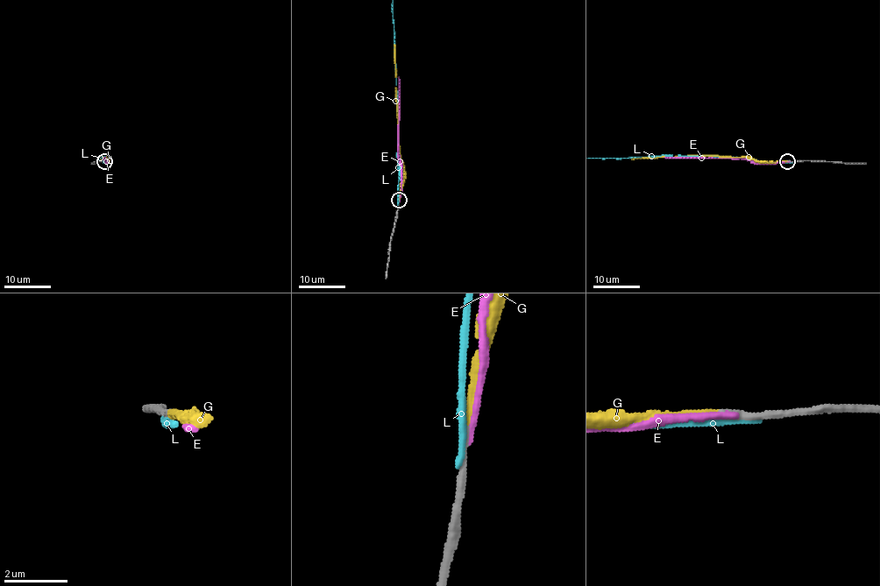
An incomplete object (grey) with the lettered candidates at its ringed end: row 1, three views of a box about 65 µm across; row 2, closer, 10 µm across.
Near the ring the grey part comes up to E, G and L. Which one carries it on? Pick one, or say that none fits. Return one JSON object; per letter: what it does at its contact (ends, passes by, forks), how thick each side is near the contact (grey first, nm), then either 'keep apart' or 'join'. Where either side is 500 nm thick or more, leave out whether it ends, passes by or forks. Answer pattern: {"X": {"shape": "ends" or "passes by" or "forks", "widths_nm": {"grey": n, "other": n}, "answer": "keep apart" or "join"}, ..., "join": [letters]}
{"E": {"shape": "ends", "widths_nm": {"grey": 280, "other": 220}, "answer": "keep apart"}, "G": {"shape": "ends", "widths_nm": {"grey": 260, "other": 240}, "answer": "join"}, "L": {"shape": "ends", "widths_nm": {"grey": 320, "other": 260}, "answer": "keep apart"}, "join": ["G"]}

